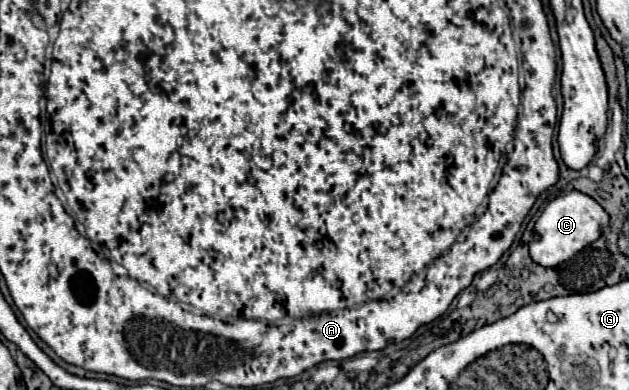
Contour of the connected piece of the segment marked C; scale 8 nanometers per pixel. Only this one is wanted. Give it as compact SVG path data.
M572 190L564 196L554 198L544 208L540 218L536 220L534 232L538 234L538 240L530 242L530 256L540 266L546 266L546 268L548 266L558 266L560 262L568 260L570 254L574 256L584 246L588 246L590 242L600 238L600 234L606 226L608 226L606 210L594 198L590 198L590 196L586 196L578 190Z

